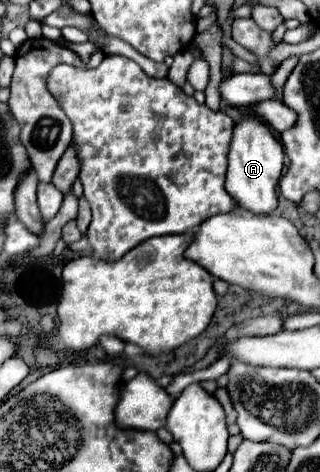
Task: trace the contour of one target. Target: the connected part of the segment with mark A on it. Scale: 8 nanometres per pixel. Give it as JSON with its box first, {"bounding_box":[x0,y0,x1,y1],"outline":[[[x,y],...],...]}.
{"bounding_box":[225,114,283,214],"outline":[[[247,114],[243,116],[231,136],[229,146],[229,166],[225,178],[225,190],[237,200],[239,206],[255,212],[255,214],[269,214],[277,208],[277,182],[283,170],[283,146],[273,136],[267,124],[263,124],[257,116]]]}

